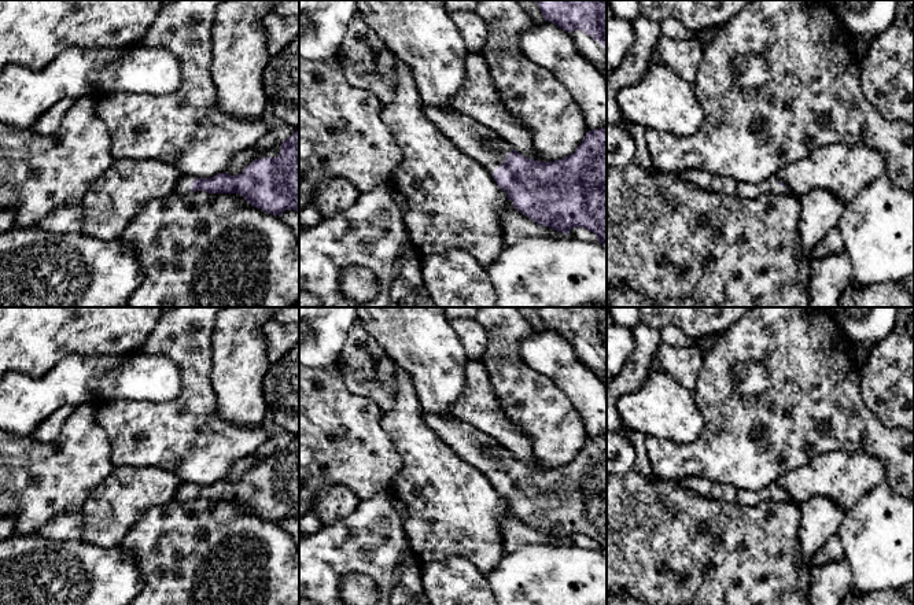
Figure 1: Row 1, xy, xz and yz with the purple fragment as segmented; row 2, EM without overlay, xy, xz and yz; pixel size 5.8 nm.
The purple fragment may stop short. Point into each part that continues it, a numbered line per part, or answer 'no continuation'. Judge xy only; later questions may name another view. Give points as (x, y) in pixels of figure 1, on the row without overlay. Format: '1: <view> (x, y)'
1: xy (273, 460)
2: xy (184, 491)

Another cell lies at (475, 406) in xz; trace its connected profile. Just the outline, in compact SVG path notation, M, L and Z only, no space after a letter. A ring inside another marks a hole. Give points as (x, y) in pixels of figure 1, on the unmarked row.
M468 362L467 387L454 406L458 418L495 438L523 464L539 468L527 435L505 416L500 405L491 402L491 387L482 362Z

